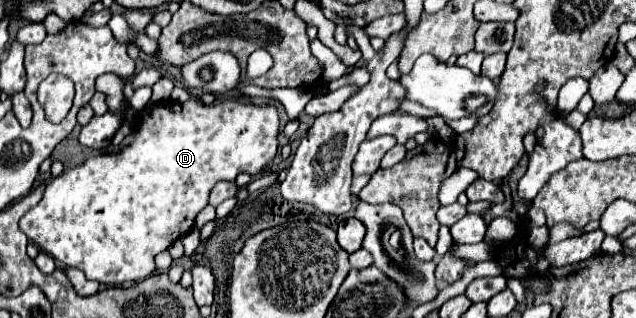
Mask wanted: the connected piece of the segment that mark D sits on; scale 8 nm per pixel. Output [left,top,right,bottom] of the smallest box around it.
[19,98,279,286]

